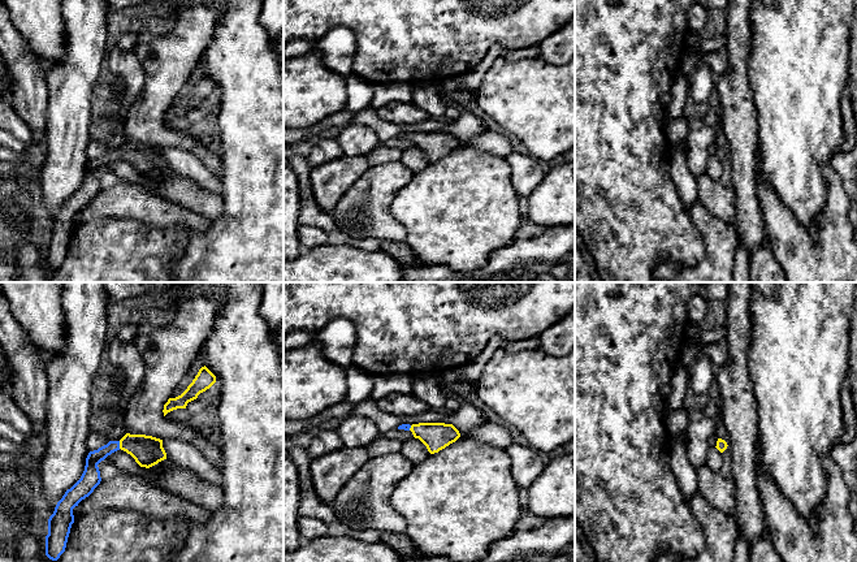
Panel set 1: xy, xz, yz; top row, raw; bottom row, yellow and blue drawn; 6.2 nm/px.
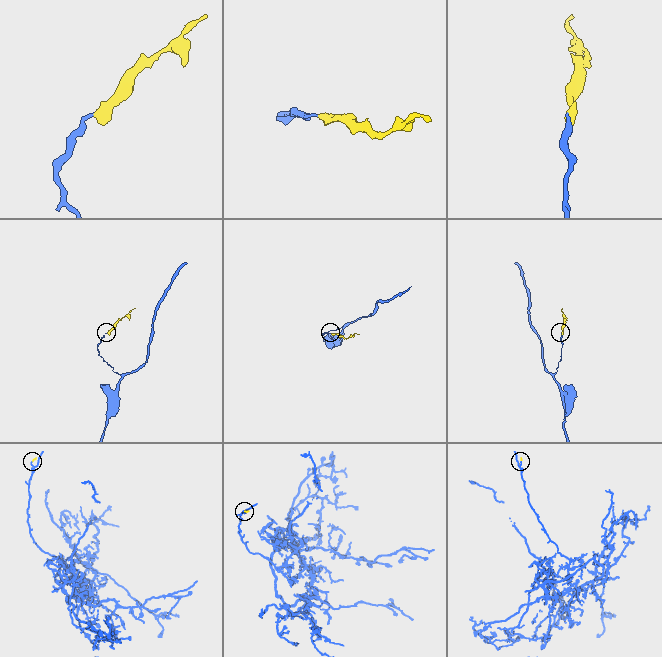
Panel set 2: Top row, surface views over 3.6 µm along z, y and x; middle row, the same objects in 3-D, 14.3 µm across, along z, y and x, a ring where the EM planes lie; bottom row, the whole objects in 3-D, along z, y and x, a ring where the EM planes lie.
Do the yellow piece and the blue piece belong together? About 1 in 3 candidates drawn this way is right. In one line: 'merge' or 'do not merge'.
merge

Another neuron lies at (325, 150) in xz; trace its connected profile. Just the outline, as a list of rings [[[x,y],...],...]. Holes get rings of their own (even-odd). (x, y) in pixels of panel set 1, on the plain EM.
[[[333,138],[316,139],[316,143],[307,156],[311,168],[319,167],[321,164],[329,163],[334,159],[343,156],[341,147]]]

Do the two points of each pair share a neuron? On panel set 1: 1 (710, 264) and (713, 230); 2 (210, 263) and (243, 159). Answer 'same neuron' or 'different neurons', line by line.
1: same neuron
2: same neuron

